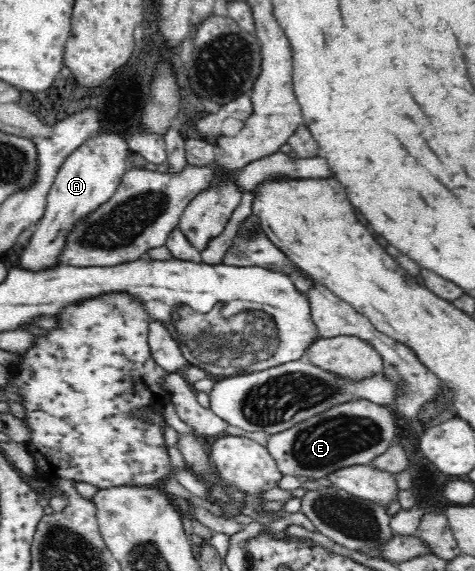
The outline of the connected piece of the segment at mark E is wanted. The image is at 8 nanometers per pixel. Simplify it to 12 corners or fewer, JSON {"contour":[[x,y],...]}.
{"contour":[[346,402],[271,435],[281,476],[322,480],[394,444],[397,416]]}

